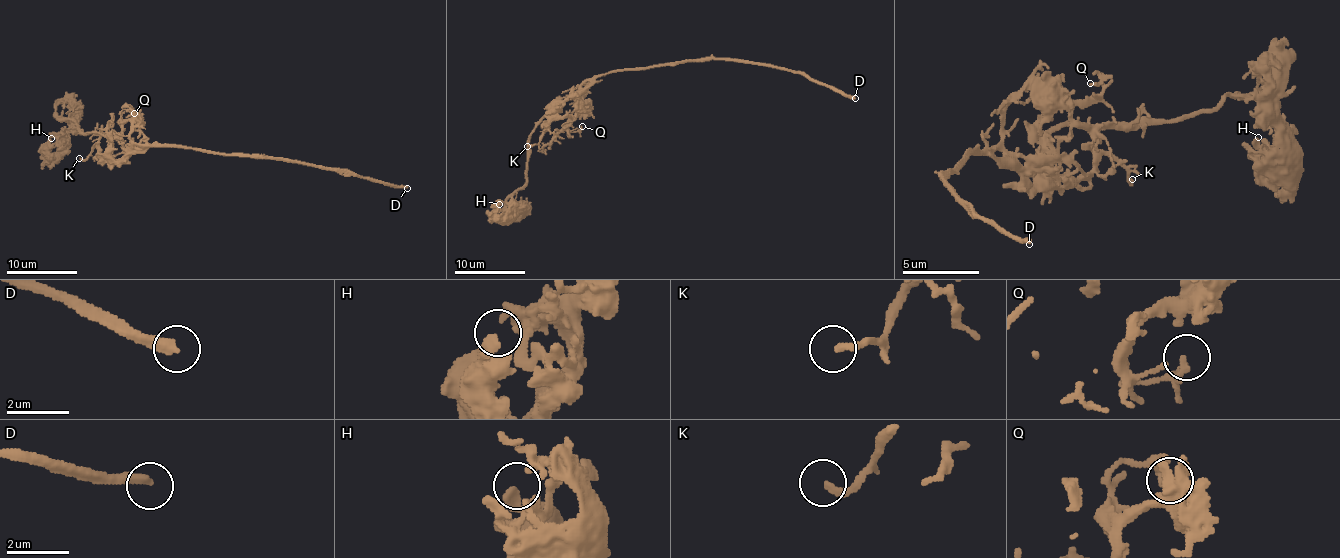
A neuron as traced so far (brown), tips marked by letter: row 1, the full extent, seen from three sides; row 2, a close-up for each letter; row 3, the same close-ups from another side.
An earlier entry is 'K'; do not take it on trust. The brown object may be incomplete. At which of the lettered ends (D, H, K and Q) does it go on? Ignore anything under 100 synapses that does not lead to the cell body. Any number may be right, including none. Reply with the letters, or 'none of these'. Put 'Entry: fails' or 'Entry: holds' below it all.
D
Entry: fails

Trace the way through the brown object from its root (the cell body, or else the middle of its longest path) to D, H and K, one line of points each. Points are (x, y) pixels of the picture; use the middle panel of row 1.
D: (605, 75), (686, 61), (736, 59), (802, 71), (855, 98)
H: (605, 75), (561, 100), (541, 119), (529, 140), (527, 181), (515, 199), (518, 209), (504, 215), (499, 204)
K: (605, 75), (600, 75), (578, 96), (578, 105), (570, 114), (554, 119), (541, 139), (527, 146)

